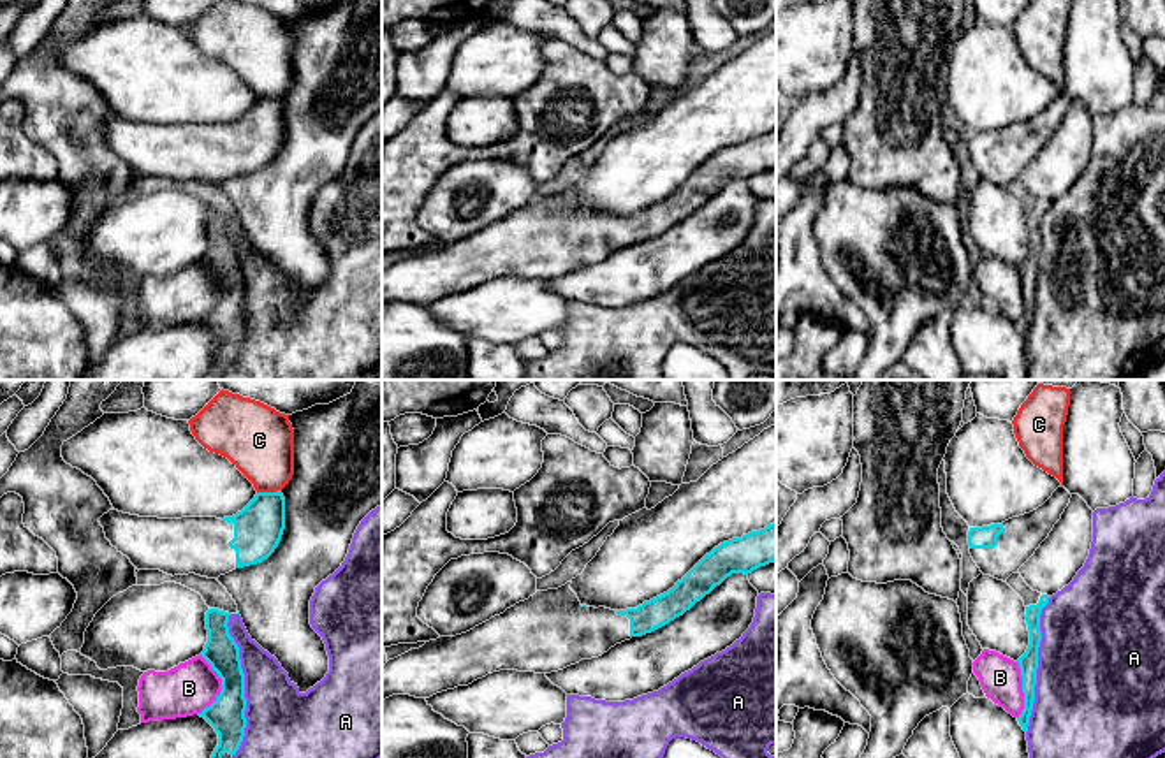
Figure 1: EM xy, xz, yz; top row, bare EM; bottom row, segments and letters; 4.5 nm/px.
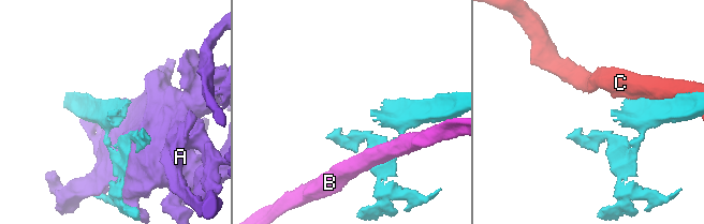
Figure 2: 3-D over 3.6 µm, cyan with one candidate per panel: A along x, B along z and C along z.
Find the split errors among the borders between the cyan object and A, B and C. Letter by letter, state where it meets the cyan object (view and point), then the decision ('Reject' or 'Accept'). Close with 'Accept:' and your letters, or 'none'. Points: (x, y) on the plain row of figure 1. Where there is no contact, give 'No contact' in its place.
A: Touches cyan at xy (243, 291). Reject
B: Touches cyan at xy (222, 291). Reject
C: Touches cyan at xy (268, 99). Reject
Accept: none

